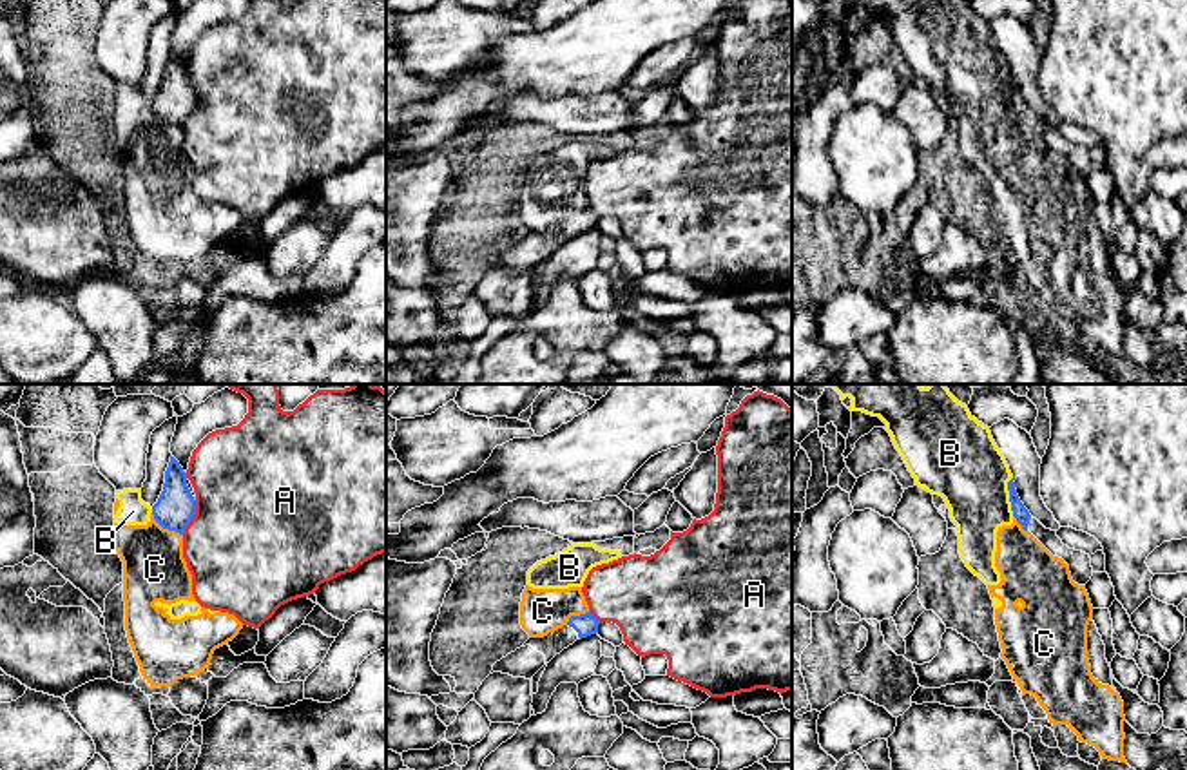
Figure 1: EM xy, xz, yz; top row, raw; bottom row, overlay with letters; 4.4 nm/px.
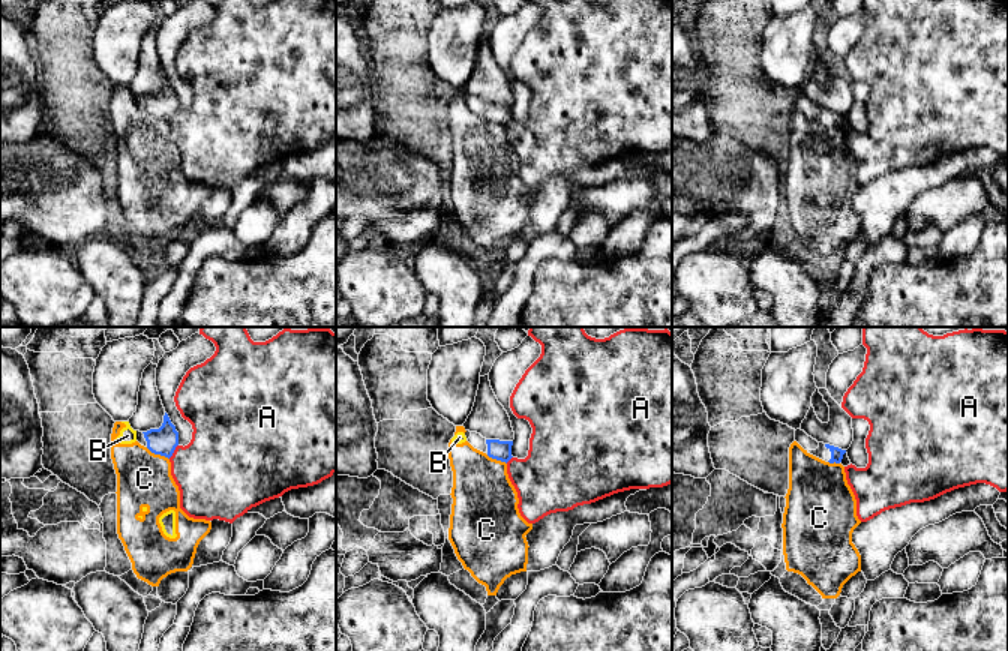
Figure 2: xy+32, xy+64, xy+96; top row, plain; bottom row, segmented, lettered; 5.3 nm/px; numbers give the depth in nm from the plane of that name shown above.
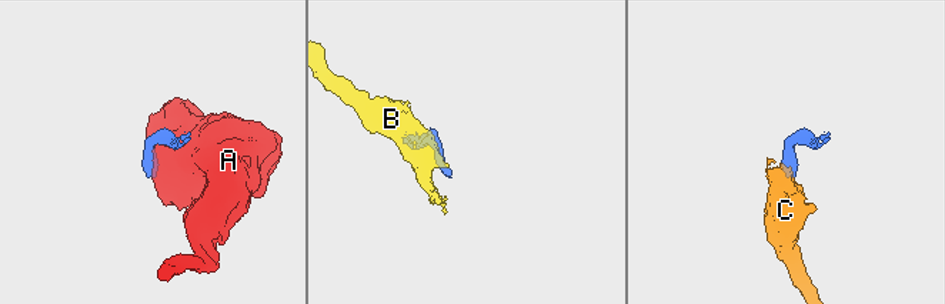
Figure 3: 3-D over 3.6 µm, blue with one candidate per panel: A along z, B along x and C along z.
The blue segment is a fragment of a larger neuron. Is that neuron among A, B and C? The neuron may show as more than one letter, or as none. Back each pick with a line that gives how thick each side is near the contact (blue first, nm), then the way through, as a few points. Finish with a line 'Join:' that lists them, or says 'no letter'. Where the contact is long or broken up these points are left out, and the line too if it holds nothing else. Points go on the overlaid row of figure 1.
Join: no letter

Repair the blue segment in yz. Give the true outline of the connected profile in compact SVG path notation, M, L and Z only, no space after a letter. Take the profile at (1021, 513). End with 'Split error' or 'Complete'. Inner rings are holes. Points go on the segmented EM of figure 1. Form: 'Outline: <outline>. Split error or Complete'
Outline: M1013 478L1008 482L1011 511L1024 531L1029 531L1053 556L1062 558L1069 565L1075 583L1086 585L1093 576L1091 558L1082 551L1069 549L1057 536L1057 531L1046 529L1020 502Z. Split error

